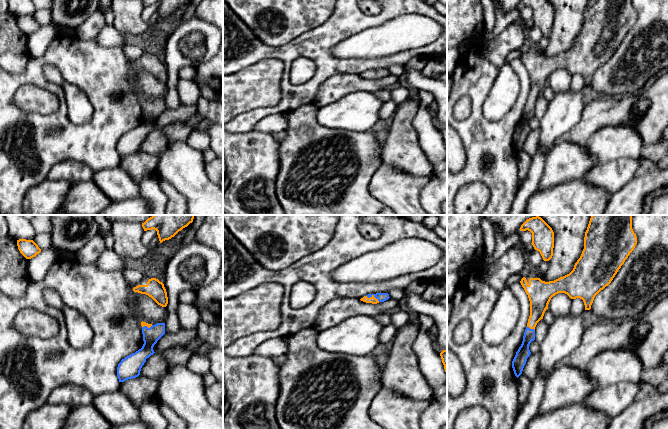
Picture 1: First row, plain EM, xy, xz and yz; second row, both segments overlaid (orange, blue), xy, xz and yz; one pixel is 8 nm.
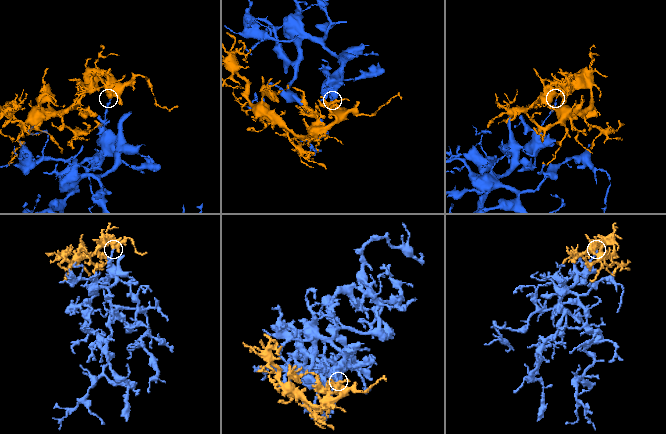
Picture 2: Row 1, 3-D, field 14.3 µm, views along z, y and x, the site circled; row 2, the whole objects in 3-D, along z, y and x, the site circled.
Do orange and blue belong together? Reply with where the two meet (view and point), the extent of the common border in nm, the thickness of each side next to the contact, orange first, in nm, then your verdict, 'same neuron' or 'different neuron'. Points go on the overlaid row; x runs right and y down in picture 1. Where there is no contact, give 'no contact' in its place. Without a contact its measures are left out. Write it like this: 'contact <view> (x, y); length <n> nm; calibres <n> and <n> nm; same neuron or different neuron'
contact xz (373, 296); length 120 nm; calibres 60 and 70 nm; same neuron

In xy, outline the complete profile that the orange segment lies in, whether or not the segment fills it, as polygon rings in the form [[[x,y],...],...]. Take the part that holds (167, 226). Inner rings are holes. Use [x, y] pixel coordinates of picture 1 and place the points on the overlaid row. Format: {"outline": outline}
{"outline": [[[153,215],[142,227],[144,231],[156,230],[160,243],[174,237],[179,231],[193,222],[194,215]]]}

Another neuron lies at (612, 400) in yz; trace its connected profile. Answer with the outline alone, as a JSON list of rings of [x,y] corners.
[[[620,382],[608,387],[597,387],[582,403],[585,407],[601,411],[612,419],[621,414],[635,401],[635,397],[641,388],[641,383],[631,382]]]

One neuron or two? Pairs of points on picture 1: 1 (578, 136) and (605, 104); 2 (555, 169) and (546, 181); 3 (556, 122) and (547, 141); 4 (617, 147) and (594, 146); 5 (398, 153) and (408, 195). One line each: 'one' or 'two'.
1: one
2: one
3: one
4: one
5: two

